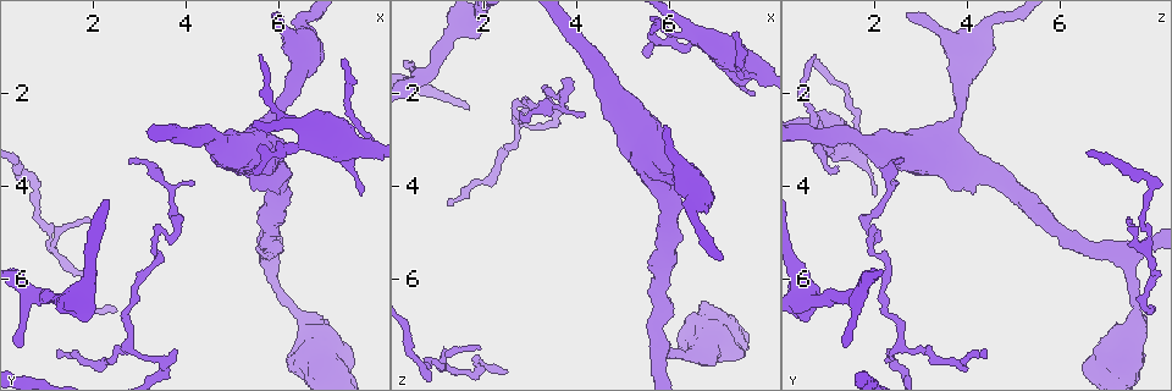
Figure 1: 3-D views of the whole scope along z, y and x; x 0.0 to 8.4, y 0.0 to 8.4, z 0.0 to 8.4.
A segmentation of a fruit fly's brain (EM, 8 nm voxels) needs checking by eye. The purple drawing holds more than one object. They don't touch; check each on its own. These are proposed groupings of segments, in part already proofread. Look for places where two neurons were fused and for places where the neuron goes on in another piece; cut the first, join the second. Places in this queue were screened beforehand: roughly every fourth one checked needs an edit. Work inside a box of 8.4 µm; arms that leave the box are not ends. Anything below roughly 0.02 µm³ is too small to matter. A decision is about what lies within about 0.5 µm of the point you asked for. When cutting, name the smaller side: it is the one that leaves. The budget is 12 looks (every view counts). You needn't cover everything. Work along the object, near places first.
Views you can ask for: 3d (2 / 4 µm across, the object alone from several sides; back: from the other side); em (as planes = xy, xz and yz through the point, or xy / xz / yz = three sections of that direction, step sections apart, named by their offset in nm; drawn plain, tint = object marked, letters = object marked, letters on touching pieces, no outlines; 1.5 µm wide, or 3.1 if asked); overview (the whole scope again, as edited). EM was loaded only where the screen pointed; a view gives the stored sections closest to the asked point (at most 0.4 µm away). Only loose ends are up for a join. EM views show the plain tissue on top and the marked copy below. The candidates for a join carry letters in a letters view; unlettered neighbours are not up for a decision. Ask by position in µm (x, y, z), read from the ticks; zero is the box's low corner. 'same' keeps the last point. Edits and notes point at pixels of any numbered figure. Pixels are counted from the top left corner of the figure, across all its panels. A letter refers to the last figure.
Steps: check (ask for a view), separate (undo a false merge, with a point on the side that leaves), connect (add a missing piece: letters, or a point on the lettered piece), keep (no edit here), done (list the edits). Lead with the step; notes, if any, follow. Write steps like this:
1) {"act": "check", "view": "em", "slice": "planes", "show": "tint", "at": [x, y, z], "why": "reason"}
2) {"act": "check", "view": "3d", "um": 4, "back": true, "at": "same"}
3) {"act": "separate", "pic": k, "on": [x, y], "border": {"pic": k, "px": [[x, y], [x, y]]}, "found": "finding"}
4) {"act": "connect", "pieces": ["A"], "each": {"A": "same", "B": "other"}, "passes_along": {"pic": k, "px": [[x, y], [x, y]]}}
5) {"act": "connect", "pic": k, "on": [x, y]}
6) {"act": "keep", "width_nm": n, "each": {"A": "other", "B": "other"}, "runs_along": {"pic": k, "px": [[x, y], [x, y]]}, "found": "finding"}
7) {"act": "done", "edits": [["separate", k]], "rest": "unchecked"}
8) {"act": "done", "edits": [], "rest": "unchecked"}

{"act": "check", "view": "em", "slice": "planes", "show": "letters", "at": [3.50, 7.90, 2.50], "why": "abrupt turn"}

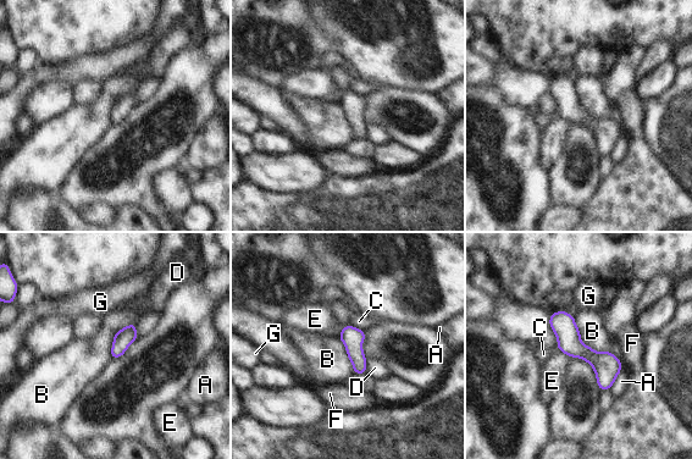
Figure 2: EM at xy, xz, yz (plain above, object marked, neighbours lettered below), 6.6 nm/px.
{"act": "keep", "each": {"A": "other", "B": "other", "C": "other", "D": "other", "E": "other", "F": "other", "G": "other"}, "border": {"pic": 2, "px": [[574, 316], [580, 341], [608, 352]]}, "found": "all the same neuron"}

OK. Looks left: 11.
{"act": "check", "view": "3d", "um": 4, "at": [2.80, 3.45, 2.65], "why": "branch stops here"}

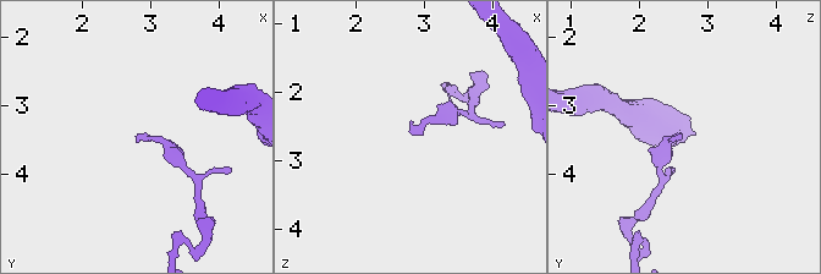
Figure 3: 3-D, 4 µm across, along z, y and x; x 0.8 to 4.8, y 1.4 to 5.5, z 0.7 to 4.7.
{"act": "check", "view": "em", "slice": "yz", "step": 8, "show": "letters", "at": [2.75, 3.45, 2.65]}

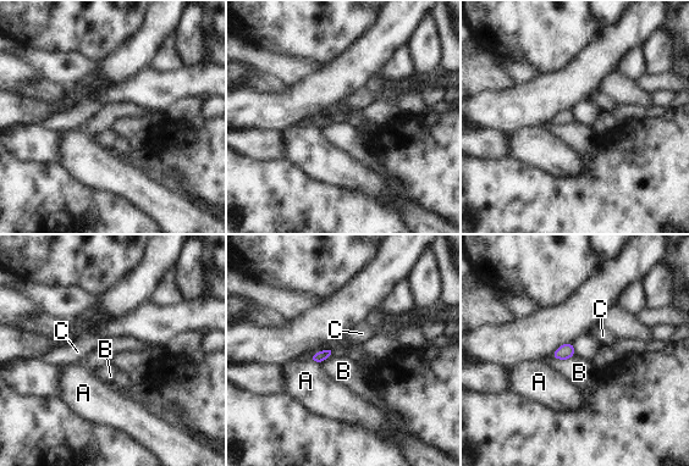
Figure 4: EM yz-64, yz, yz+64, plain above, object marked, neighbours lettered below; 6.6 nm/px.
{"act": "keep", "each": {"A": "other", "B": "other", "C": "other"}, "border": {"pic": 4, "px": [[574, 355], [567, 359], [551, 356]]}, "found": "no lettered piece goes on from it"}

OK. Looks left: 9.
{"act": "check", "view": "3d", "um": 4, "at": [5.60, 1.15, 0.75], "why": "branch stops here"}

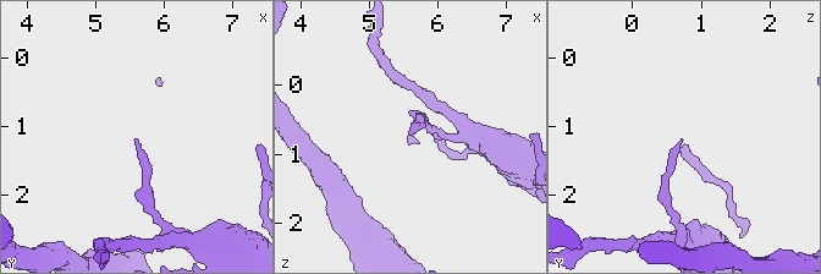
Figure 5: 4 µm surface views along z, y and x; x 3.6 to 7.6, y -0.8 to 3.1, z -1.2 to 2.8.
{"act": "check", "view": "em", "slice": "xz", "step": 4, "show": "letters", "at": [5.60, 1.15, 0.70], "why": "need the tissue"}

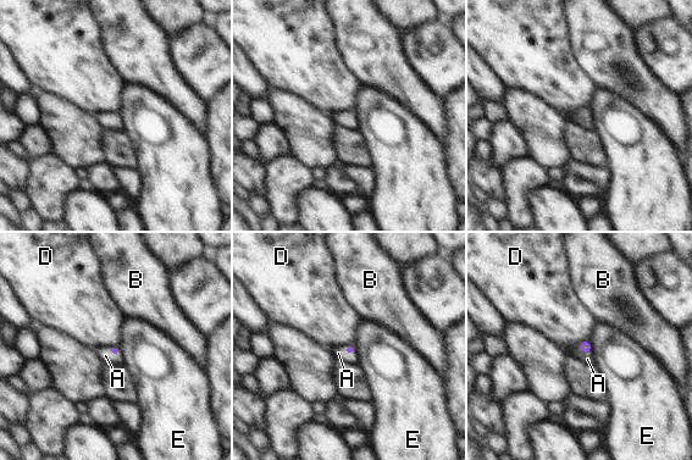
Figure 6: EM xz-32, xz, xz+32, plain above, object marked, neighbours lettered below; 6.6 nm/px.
{"act": "check", "view": "em", "slice": "planes", "show": "letters", "at": "same"}

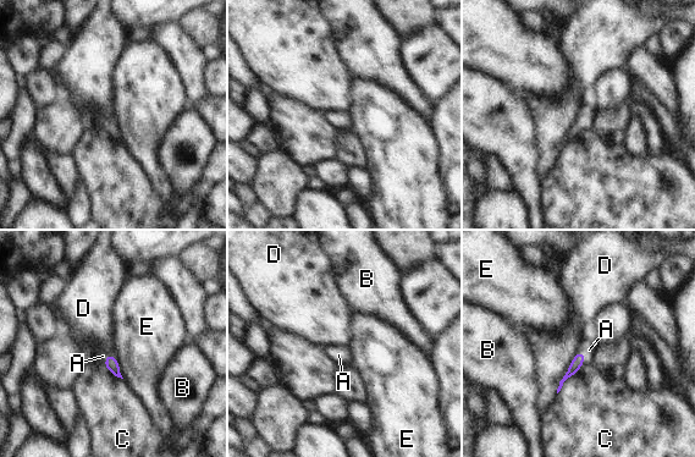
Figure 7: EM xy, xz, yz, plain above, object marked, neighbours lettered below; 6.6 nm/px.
{"act": "connect", "pic": 7, "on": [589, 350], "each": {"A": "same", "B": "other", "C": "other", "D": "other", "E": "other"}, "passes_along": {"pic": 7, "px": [[575, 364], [584, 358], [589, 350]]}, "found": "the neuron continues"}

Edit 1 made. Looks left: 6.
{"act": "check", "view": "3d", "um": 2, "at": [3.50, 5.00, 2.05], "why": "abrupt turn"}

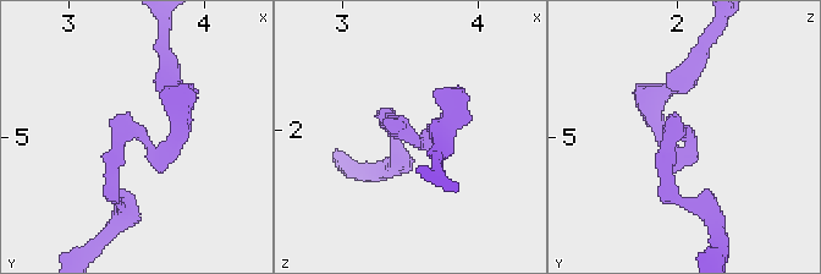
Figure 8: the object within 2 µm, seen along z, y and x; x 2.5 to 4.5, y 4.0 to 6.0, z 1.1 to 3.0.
{"act": "check", "view": "em", "slice": "planes", "show": "tint", "at": [3.48, 4.98, 2.04], "why": "now the EM"}

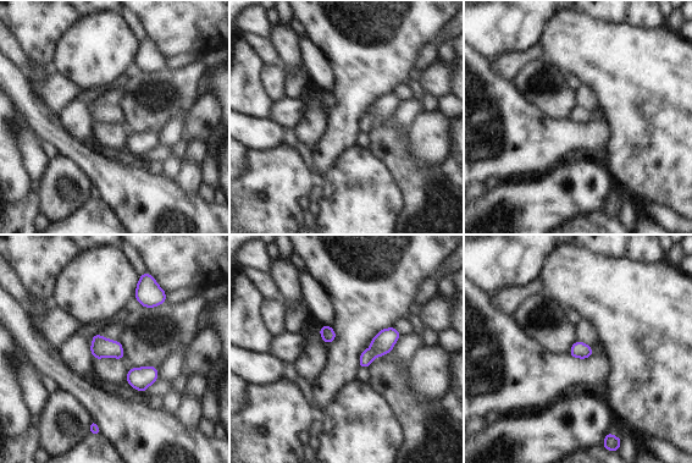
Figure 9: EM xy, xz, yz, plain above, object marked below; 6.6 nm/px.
{"act": "check", "view": "em", "slice": "planes", "show": "letters", "at": "same", "why": "what lies round it"}

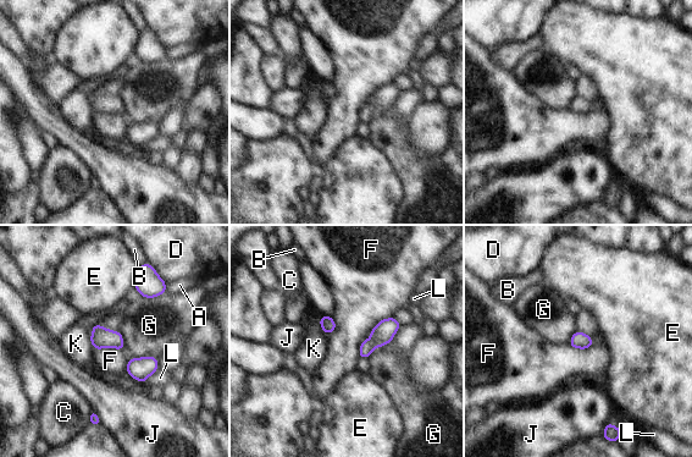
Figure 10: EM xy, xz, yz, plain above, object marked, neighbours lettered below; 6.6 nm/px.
{"act": "keep", "each": {"A": "other", "B": "other", "C": "other", "D": "other", "E": "other", "F": "other", "G": "other", "J": "other", "K": "other", "L": "other"}, "border": {"pic": 10, "px": [[123, 348], [100, 347], [94, 350]]}, "found": "all the same neuron"}

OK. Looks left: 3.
{"act": "done", "edits": [["connect", 7]], "rest": "unchecked"}

